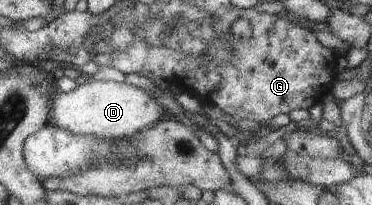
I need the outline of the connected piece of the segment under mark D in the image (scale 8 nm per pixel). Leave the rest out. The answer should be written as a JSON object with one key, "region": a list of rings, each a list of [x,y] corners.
{"region":[[[90,78],[73,90],[60,91],[52,98],[52,102],[47,104],[45,125],[77,135],[120,139],[151,126],[162,116],[164,108],[144,88],[115,81],[94,81]]]}

